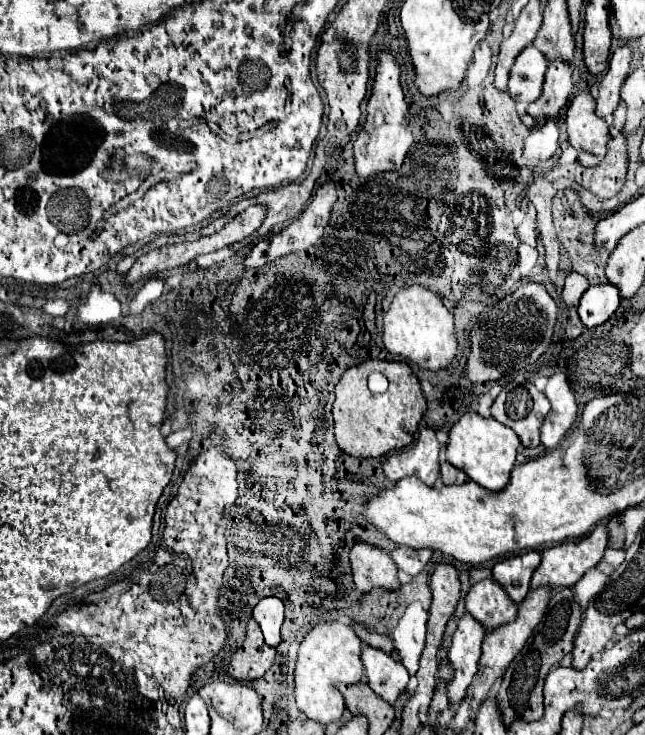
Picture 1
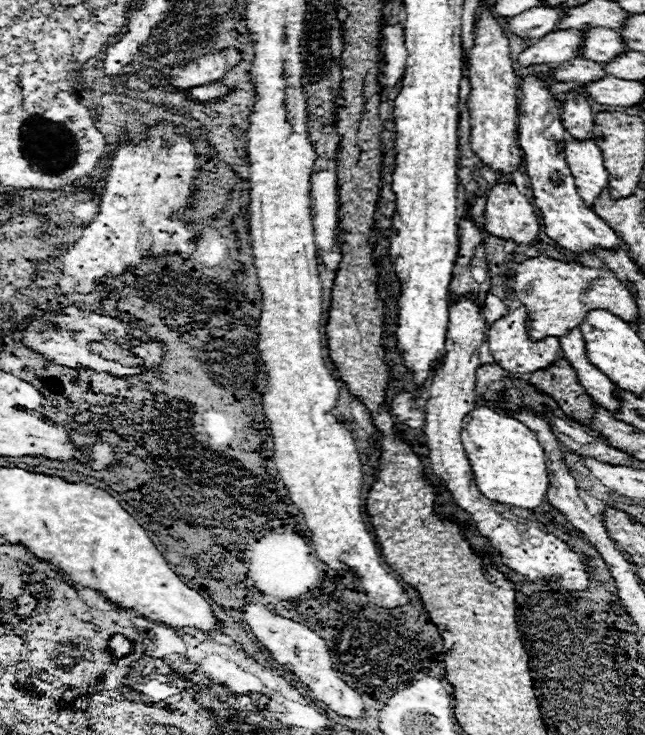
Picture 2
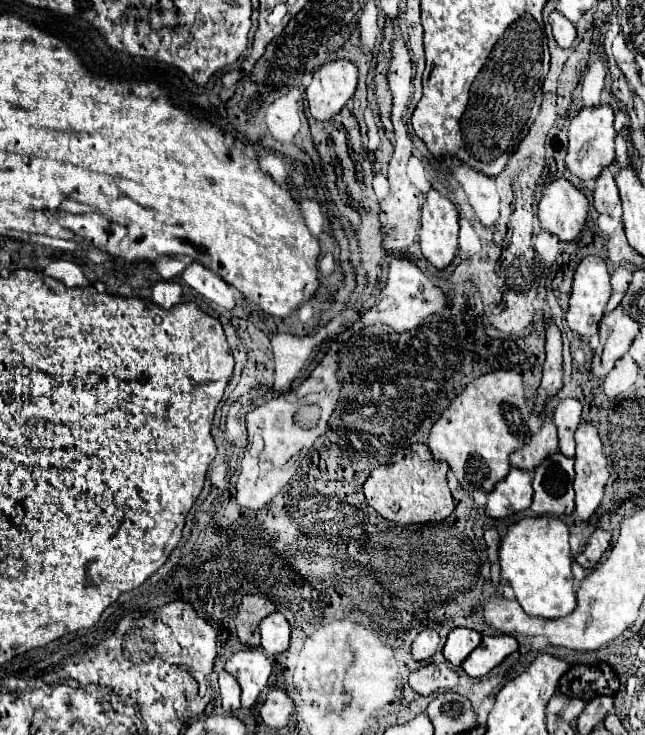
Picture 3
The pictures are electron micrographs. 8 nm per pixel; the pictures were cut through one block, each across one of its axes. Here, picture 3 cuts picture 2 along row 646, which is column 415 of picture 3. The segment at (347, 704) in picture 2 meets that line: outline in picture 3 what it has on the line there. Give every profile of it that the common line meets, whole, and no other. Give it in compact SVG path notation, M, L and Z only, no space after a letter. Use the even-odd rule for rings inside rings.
M402 258L402 260L392 260L392 264L388 268L386 288L380 292L376 306L372 310L368 310L364 316L366 318L378 316L378 324L386 324L394 332L408 332L408 330L416 328L426 316L438 314L446 306L448 306L448 300L442 294L442 290L434 286L432 278L426 272L422 272L414 262Z

